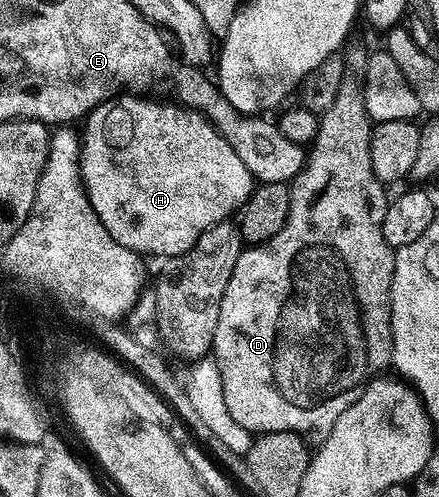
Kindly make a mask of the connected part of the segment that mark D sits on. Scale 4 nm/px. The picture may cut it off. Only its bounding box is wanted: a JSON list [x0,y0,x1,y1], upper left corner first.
[211,36,396,440]

